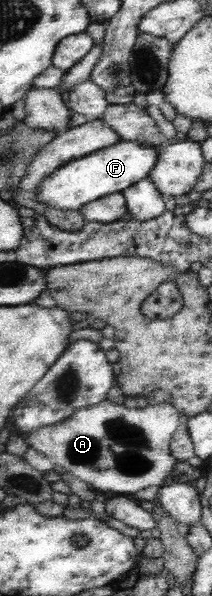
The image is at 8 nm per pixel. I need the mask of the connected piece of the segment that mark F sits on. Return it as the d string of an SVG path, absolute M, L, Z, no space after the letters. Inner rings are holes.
M116 141L114 145L105 146L94 153L79 157L74 161L65 163L55 172L48 174L37 187L37 201L44 203L48 208L60 210L80 210L86 203L96 201L116 192L122 192L140 181L143 177L149 176L156 160L159 159L160 147L147 145L142 141Z

